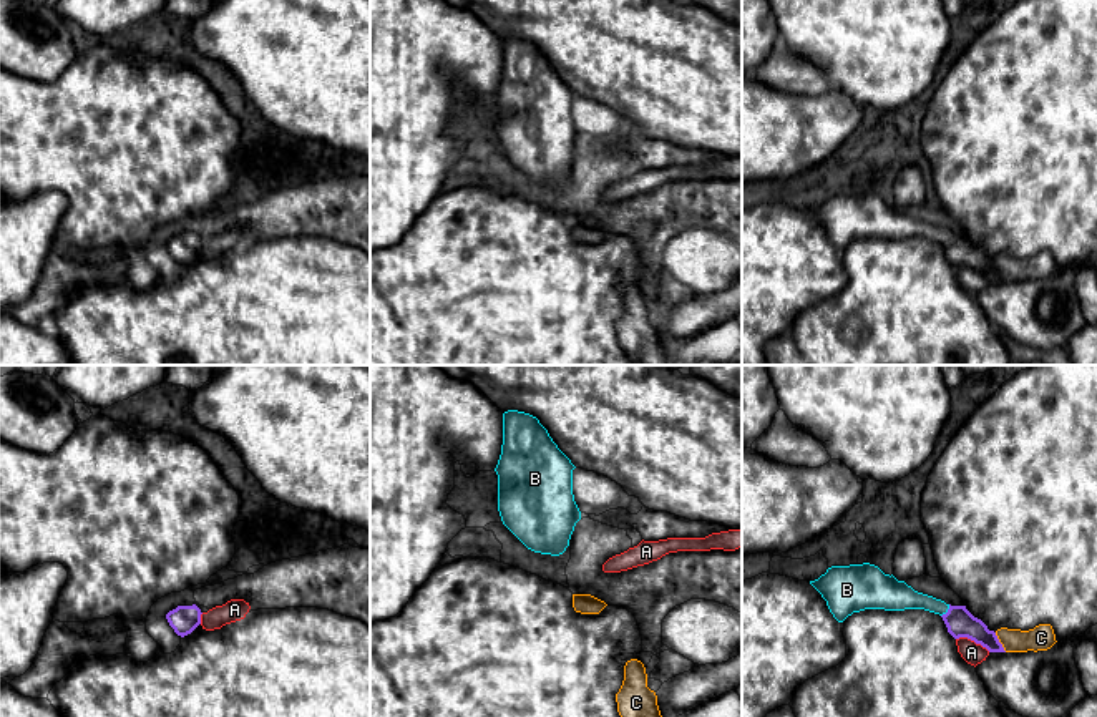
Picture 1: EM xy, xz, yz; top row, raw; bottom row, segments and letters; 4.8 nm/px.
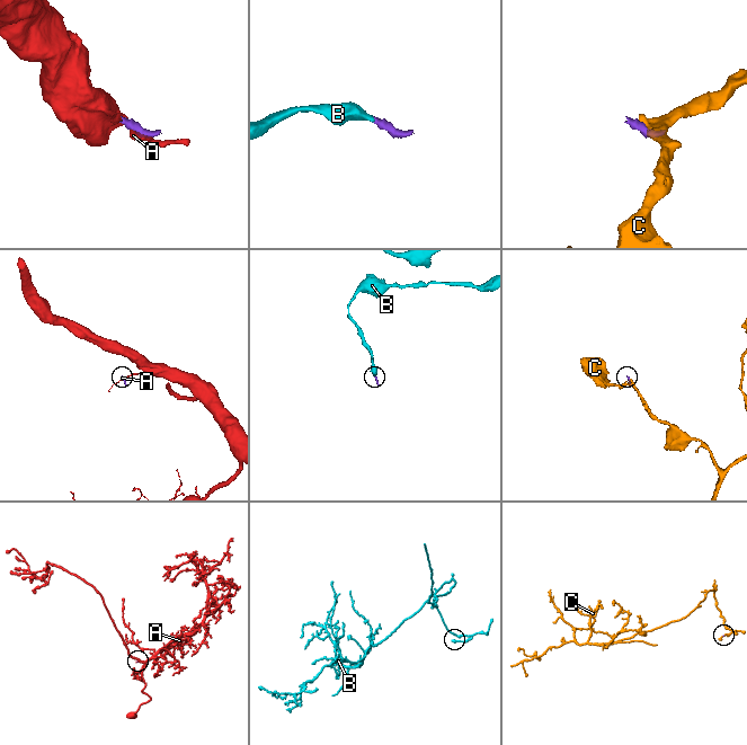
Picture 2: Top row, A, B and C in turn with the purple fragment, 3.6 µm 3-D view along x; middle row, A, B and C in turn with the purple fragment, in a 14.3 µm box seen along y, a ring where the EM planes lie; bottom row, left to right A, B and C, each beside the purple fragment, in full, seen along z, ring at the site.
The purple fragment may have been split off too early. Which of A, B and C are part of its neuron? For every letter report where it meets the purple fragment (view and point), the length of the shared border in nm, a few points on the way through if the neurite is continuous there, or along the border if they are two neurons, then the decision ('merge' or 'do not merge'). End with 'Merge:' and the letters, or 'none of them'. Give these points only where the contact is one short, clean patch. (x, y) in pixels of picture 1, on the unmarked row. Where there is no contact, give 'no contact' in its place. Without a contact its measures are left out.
A: yz (973, 268) | 180 nm | along yz (956, 266), (970, 266), (989, 279) | do not merge
B: yz (948, 239) | 80 nm | across yz (960, 251), (948, 239), (925, 229), (900, 224) | merge
C: yz (999, 271) | 110 nm | along yz (994, 261), (1006, 279) | do not merge
Merge: B

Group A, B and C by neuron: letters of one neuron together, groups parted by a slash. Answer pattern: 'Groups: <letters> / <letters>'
Groups: A / B / C

